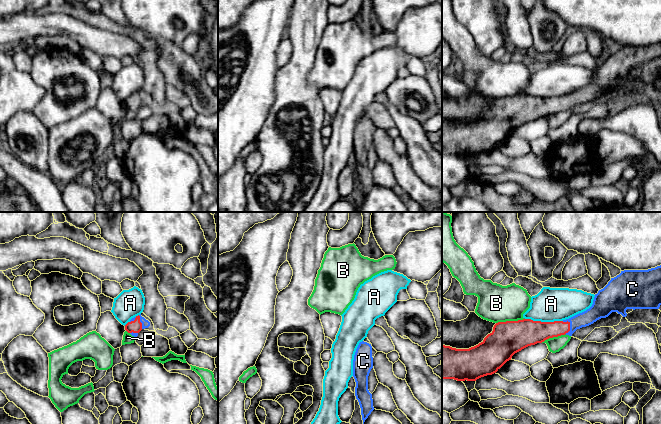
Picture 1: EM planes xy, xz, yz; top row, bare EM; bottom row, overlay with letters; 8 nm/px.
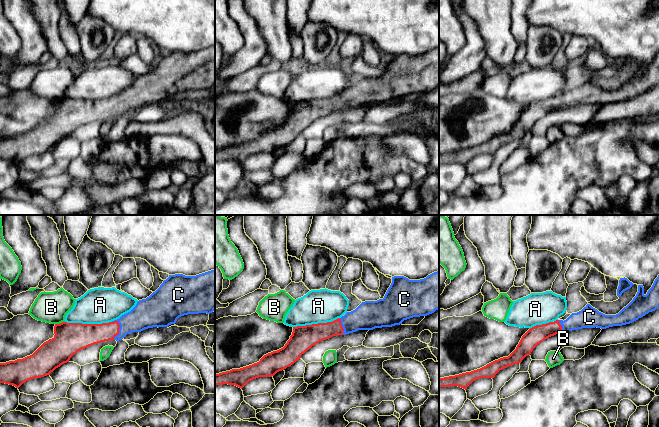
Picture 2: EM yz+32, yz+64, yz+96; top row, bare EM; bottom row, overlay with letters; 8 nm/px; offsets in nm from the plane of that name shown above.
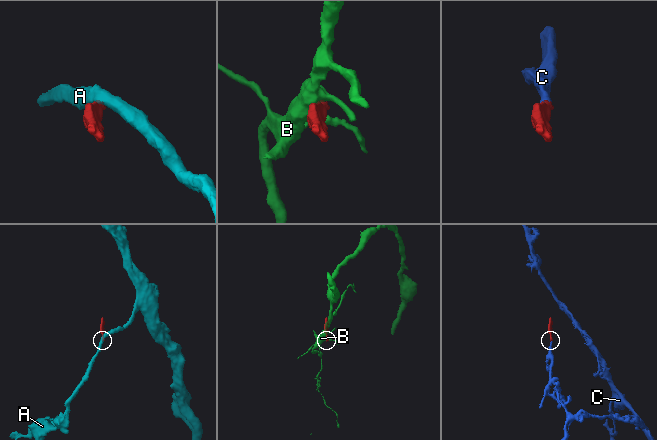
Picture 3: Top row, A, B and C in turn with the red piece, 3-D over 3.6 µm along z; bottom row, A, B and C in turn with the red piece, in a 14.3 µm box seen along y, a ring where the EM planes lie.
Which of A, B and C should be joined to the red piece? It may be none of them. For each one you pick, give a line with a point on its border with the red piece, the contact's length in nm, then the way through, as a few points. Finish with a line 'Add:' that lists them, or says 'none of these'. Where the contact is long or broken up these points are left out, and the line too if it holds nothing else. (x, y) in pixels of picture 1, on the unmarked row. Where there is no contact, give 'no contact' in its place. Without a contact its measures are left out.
C: yz (569, 103) | 110 nm | across yz (539, 107), (569, 103), (595, 88)
Add: C

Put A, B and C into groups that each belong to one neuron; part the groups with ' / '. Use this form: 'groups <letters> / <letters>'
groups A / B / C

